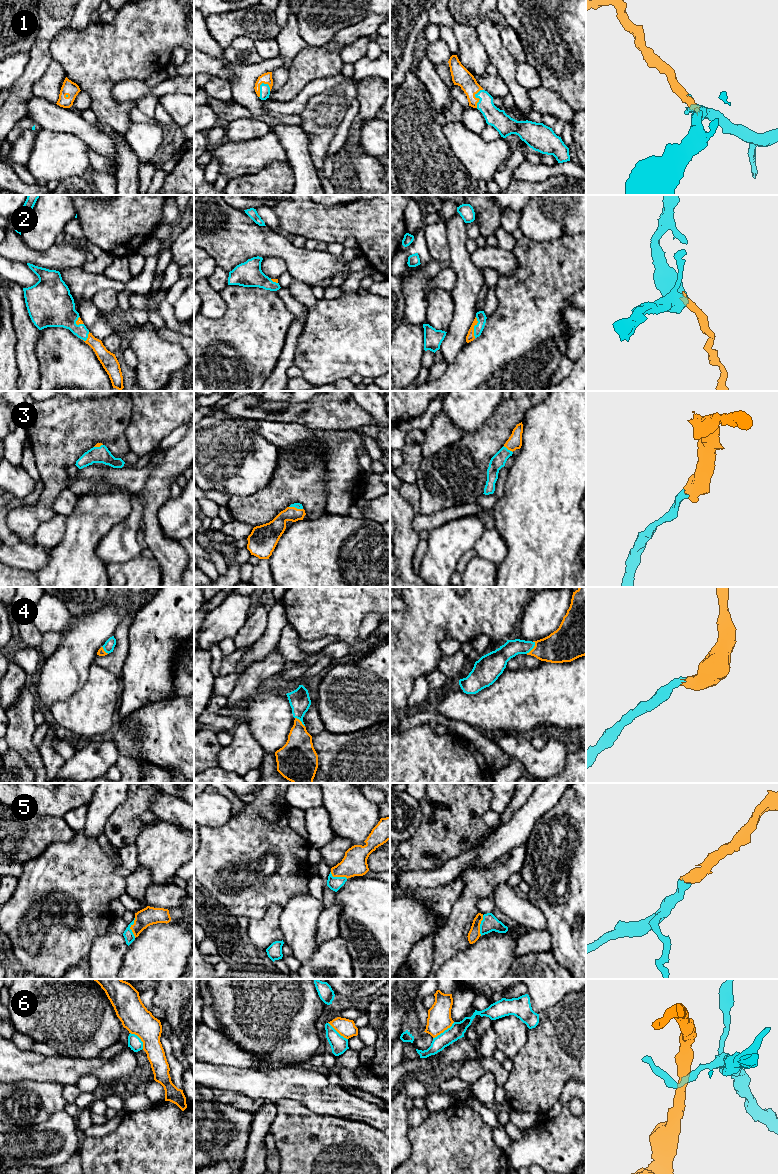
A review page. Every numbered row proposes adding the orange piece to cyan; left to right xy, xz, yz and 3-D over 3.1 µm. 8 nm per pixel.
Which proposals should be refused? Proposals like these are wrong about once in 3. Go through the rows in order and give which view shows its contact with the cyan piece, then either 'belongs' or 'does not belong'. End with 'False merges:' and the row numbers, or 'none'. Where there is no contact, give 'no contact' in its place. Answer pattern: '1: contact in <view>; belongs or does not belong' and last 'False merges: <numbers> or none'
1: contact in xz; belongs
2: contact in yz; belongs
3: contact in yz; belongs
4: contact in yz; belongs
5: contact in xy; belongs
6: contact in yz; does not belong
False merges: 6

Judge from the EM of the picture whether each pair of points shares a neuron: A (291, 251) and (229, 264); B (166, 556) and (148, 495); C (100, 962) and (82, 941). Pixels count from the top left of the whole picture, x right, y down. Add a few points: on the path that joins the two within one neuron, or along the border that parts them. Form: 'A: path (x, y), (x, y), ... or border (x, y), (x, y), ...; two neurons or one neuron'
A: path (276, 248), (244, 249); one neuron
B: path (156, 541), (151, 530), (151, 510); one neuron
C: border (106, 932), (94, 939), (90, 952), (85, 958); two neurons

